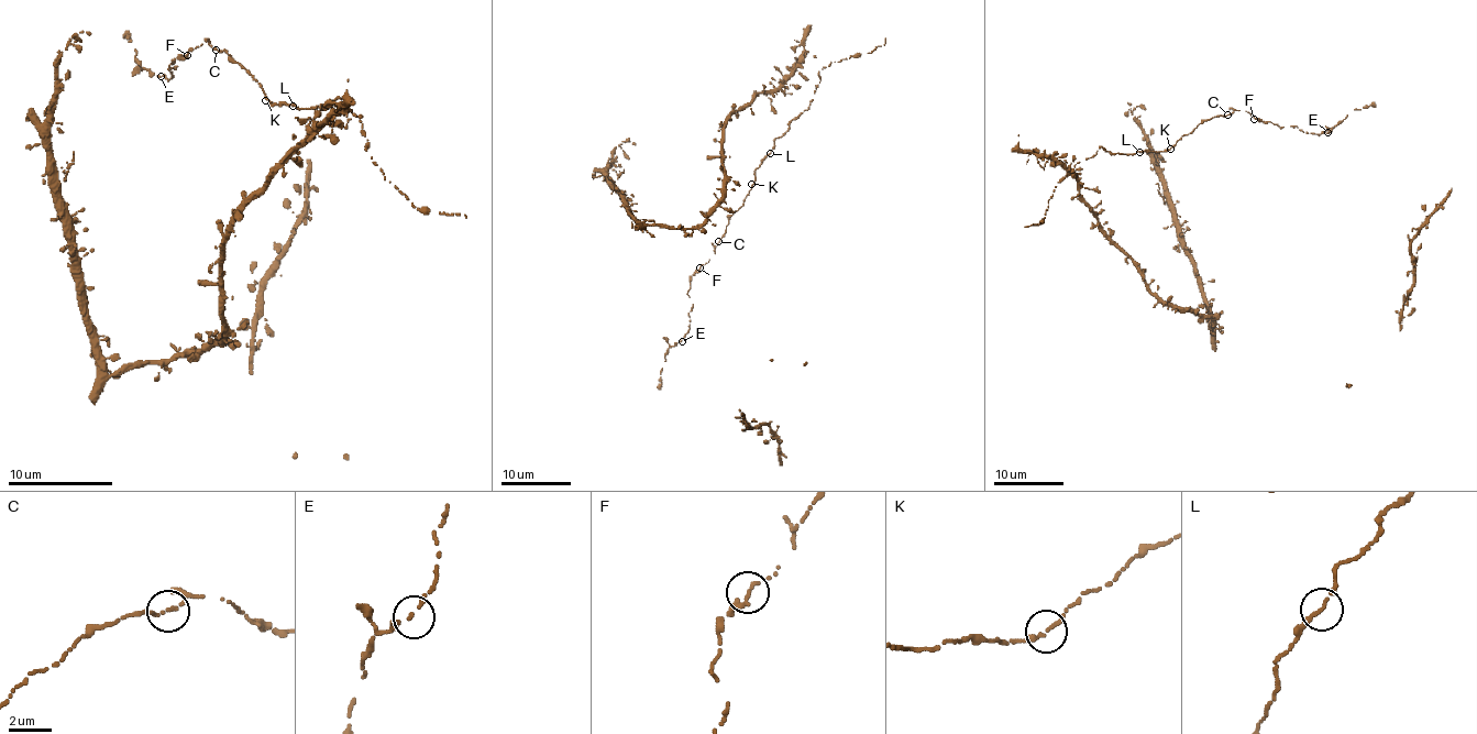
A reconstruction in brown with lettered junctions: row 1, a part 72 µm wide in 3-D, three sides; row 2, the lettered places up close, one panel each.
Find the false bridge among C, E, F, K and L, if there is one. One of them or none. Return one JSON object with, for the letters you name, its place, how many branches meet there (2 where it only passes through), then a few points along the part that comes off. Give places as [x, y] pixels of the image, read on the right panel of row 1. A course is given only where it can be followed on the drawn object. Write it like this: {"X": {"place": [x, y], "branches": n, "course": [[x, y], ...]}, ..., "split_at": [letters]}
{"split_at": []}

